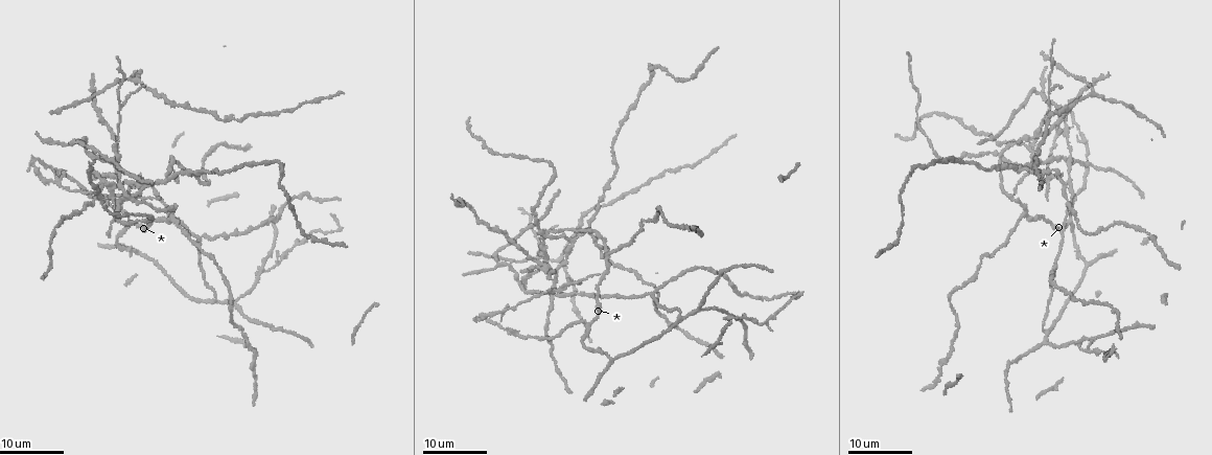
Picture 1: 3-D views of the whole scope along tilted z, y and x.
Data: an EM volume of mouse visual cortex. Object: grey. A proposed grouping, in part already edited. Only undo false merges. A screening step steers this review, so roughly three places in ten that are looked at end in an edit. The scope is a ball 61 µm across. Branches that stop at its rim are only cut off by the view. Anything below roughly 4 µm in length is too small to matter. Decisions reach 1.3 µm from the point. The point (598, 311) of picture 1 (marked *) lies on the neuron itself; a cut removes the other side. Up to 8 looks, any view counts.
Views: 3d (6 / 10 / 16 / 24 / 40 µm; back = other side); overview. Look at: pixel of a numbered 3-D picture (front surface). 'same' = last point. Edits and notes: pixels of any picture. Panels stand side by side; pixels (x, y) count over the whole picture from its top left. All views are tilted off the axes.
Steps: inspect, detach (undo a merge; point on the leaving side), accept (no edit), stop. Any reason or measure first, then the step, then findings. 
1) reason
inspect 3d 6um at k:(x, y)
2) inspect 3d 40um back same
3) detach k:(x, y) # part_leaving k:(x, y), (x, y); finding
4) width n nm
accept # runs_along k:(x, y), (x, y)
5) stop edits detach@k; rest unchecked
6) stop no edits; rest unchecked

looks like a crossing
inspect 3d 16um at 1:(1077, 342)

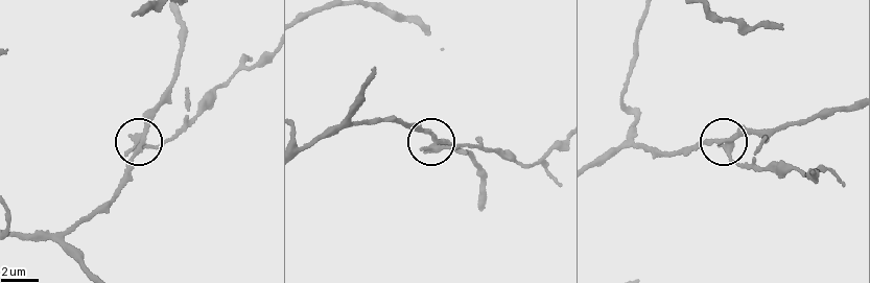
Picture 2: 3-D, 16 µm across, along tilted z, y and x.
inspect 3d 6um at 2:(143, 134)

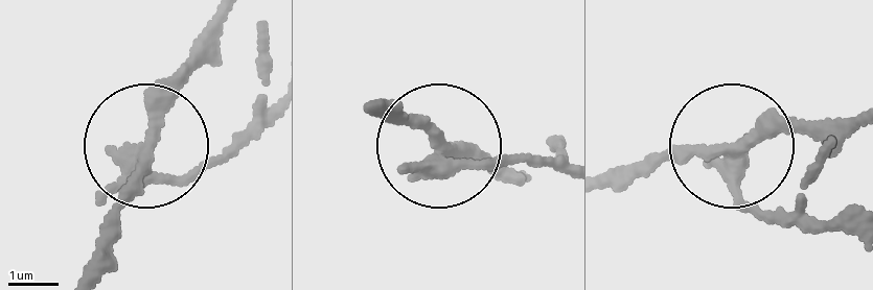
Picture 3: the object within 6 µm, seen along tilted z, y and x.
width 300 nm
detach 3:(202, 164) # part_leaving 3:(141, 150), (189, 178), (266, 130); a second neuron is stuck on

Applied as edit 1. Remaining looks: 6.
a fork
inspect 3d 24um at 1:(586, 324)

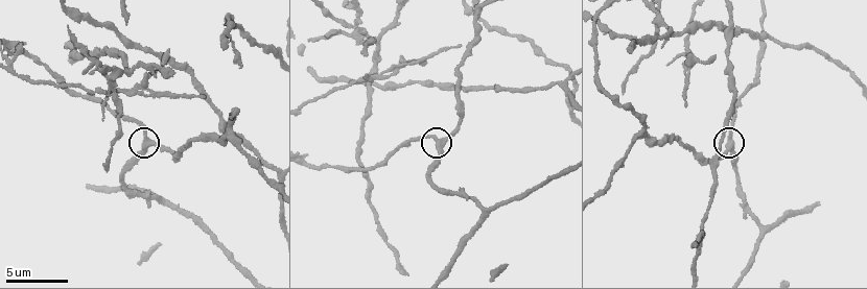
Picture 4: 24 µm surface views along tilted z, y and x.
inspect 3d 10um at 4:(439, 145)

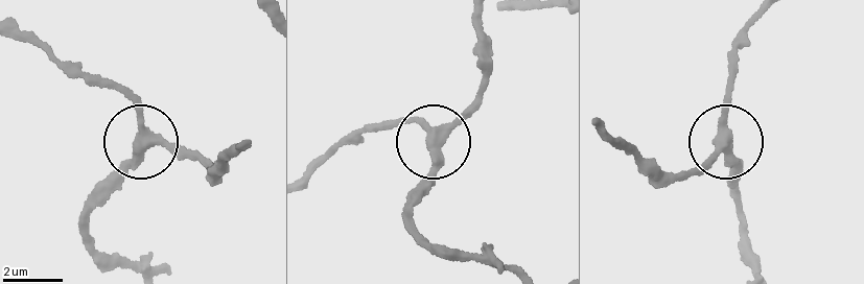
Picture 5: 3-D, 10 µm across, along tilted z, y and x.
arms 3
accept # runs_along 5:(672, 172), (696, 165), (726, 139), (729, 79); one neuron here

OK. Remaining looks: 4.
arms part here
inspect 3d 6um at 4:(637, 40)

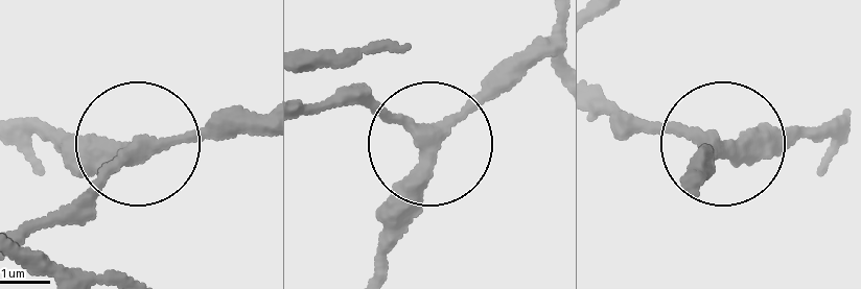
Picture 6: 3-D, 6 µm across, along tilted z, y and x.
accept # runs_along 6:(597, 107), (632, 126), (790, 135); one neuron here

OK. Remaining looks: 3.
inspect 3d 16um at 1:(1043, 92)

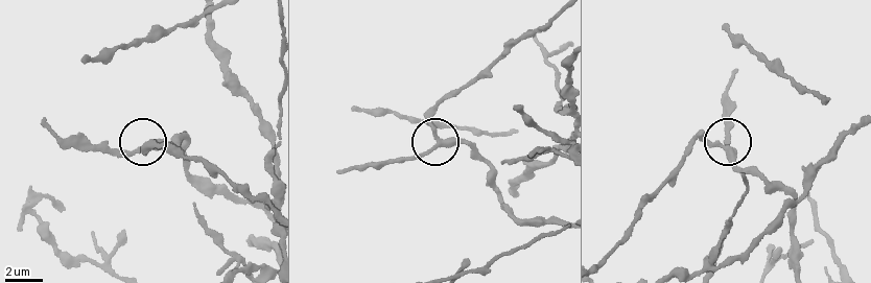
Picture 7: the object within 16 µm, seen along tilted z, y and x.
inspect 3d 6um at 7:(725, 146)

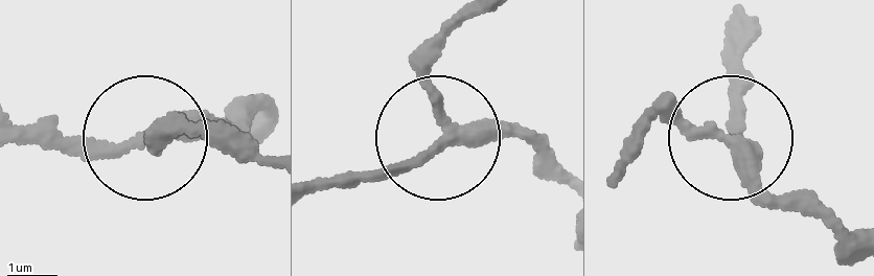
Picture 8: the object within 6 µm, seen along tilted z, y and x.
side_arm 7 um
accept # runs_along 8:(271, 117), (86, 151), (22, 142); continuous, no second neuron

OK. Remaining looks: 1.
stop edits detach@3; rest unchecked

